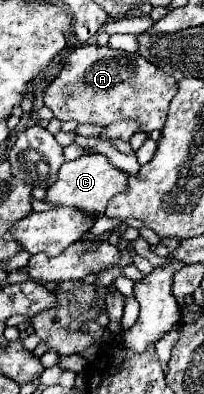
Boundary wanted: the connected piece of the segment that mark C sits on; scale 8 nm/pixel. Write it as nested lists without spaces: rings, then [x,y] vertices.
[[[89,154],[77,160],[65,162],[57,174],[57,180],[47,188],[45,202],[53,206],[73,206],[89,216],[103,216],[107,202],[127,188],[127,174],[111,166],[111,162],[103,154]]]

